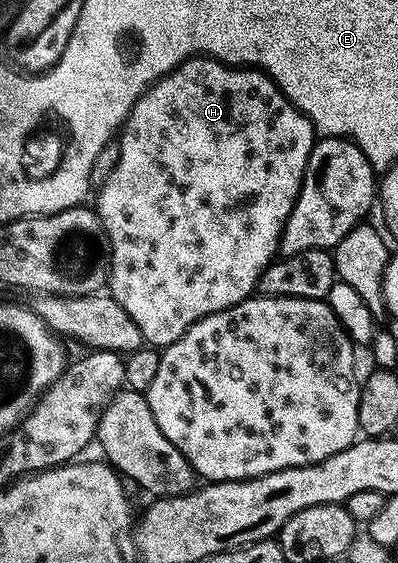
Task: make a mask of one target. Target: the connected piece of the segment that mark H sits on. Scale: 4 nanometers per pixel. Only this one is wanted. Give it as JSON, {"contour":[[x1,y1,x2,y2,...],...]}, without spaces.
{"contour":[[191,56,173,68,167,76,150,85,136,106,132,106,120,129,119,161,108,174,107,180,97,189,96,211,110,239,109,295,114,296,116,302,120,302,120,306,124,306,124,311,132,317,132,322,140,326,140,334,147,345,158,350,167,348,196,322,200,322,200,318,236,306,241,300,248,300,255,295,260,274,272,263,278,252,278,243,288,214,292,214,292,206,298,197,302,175,315,139,313,122,281,92,272,77,249,66,222,64,211,56]]}

